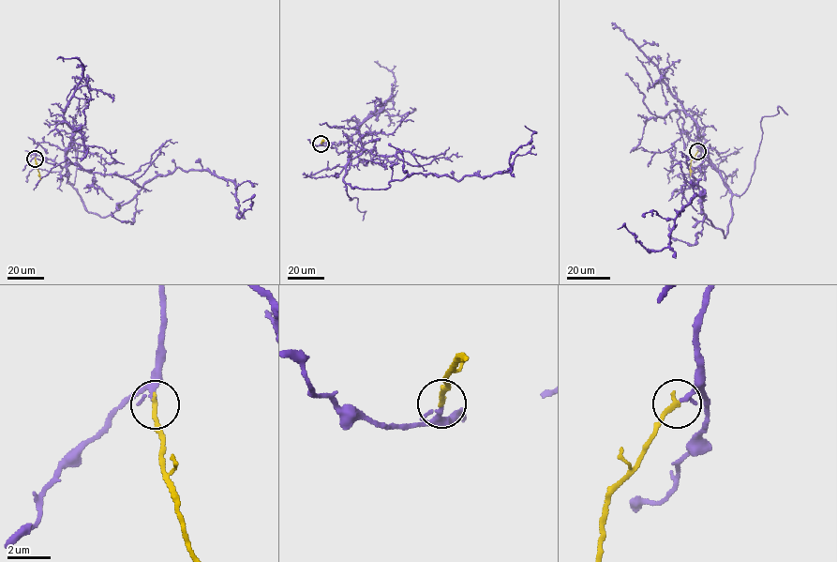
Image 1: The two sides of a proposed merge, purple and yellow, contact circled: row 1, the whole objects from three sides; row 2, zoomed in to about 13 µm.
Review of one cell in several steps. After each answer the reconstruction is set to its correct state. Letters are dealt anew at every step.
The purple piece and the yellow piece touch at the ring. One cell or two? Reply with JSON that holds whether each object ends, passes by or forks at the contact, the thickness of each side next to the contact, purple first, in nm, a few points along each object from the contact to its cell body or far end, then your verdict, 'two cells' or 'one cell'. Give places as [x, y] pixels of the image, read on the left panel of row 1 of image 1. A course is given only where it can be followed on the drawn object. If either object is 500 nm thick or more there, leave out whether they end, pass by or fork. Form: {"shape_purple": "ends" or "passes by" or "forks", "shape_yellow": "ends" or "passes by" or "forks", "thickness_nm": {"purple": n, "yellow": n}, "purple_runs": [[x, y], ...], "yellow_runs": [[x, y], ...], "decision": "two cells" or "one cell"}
{"shape_purple": "passes by", "shape_yellow": "ends", "thickness_nm": {"purple": 160, "yellow": 240}, "purple_runs": [[35, 158], [41, 143], [64, 150], [68, 182], [101, 217], [177, 168], [230, 179], [236, 217], [242, 202]], "yellow_runs": [[35, 159], [40, 179]], "decision": "one cell"}

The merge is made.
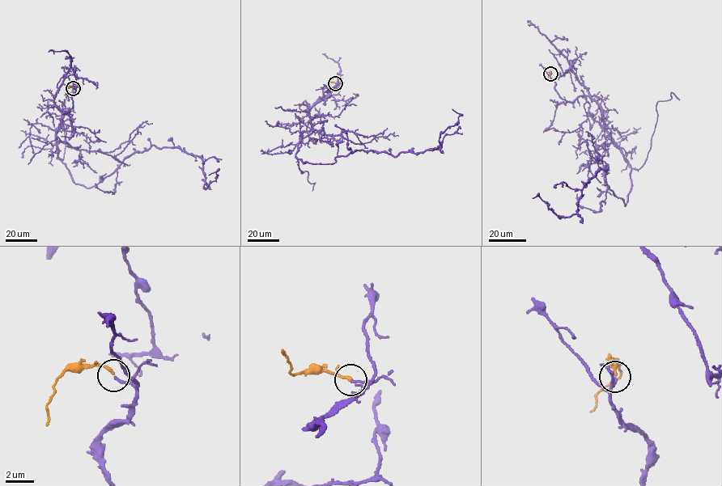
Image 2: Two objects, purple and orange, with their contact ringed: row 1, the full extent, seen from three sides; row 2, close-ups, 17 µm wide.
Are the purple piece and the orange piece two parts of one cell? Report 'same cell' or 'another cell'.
same cell

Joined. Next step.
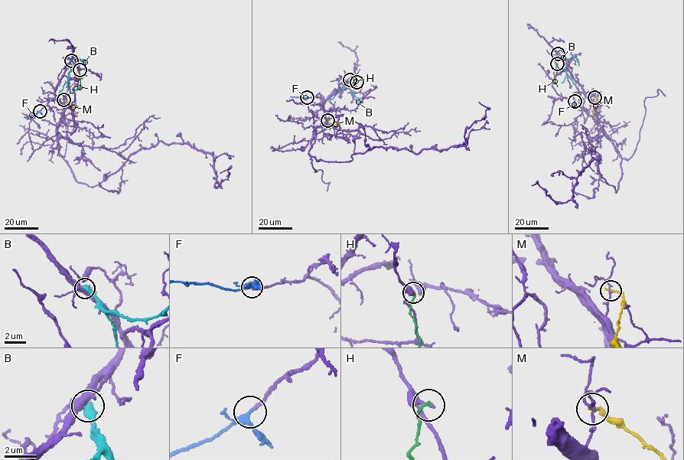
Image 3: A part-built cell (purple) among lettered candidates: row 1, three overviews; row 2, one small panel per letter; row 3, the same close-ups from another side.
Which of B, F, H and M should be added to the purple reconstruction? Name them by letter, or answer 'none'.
F

